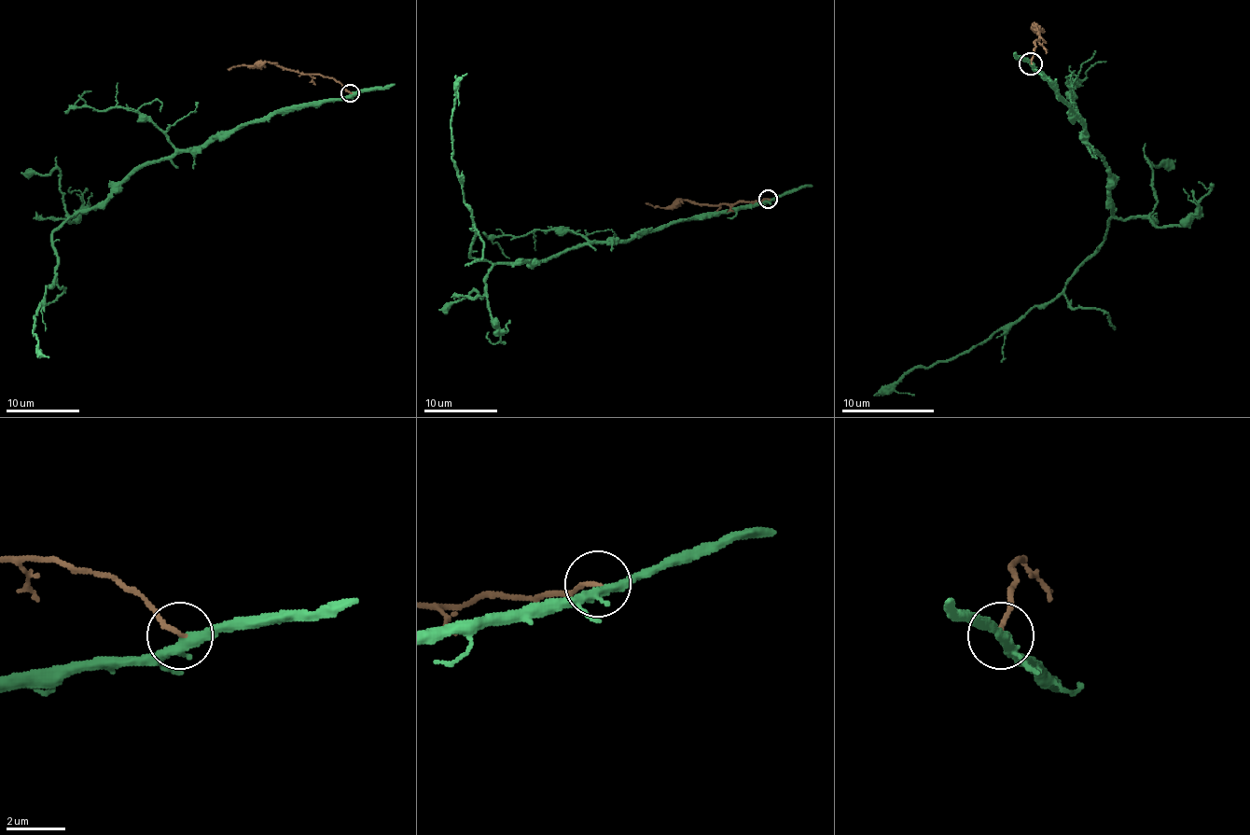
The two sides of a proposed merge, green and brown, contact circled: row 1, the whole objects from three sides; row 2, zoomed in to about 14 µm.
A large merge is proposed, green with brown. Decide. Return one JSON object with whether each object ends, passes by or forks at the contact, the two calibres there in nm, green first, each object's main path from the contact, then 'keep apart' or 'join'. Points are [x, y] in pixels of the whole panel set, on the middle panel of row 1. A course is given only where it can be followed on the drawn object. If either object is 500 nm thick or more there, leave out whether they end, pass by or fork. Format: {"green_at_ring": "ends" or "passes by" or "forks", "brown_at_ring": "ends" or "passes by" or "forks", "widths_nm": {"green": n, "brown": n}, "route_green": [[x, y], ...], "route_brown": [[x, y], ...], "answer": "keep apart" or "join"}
{"green_at_ring": "passes by", "brown_at_ring": "ends", "widths_nm": {"green": 320, "brown": 130}, "route_green": [[768, 200], [541, 260], [478, 260], [451, 132], [456, 84], [467, 73]], "route_brown": [[768, 198], [701, 205], [675, 200], [666, 207], [645, 203]], "answer": "join"}

